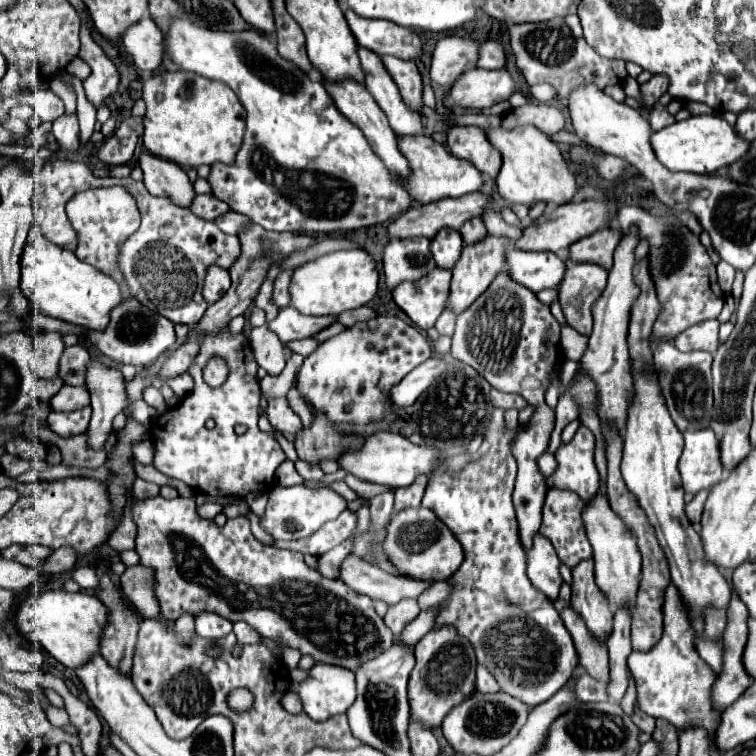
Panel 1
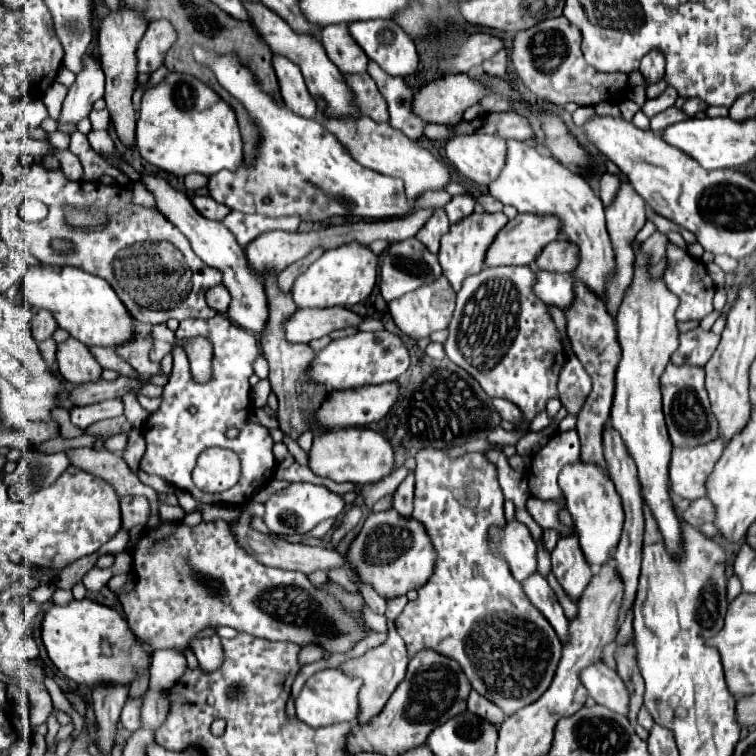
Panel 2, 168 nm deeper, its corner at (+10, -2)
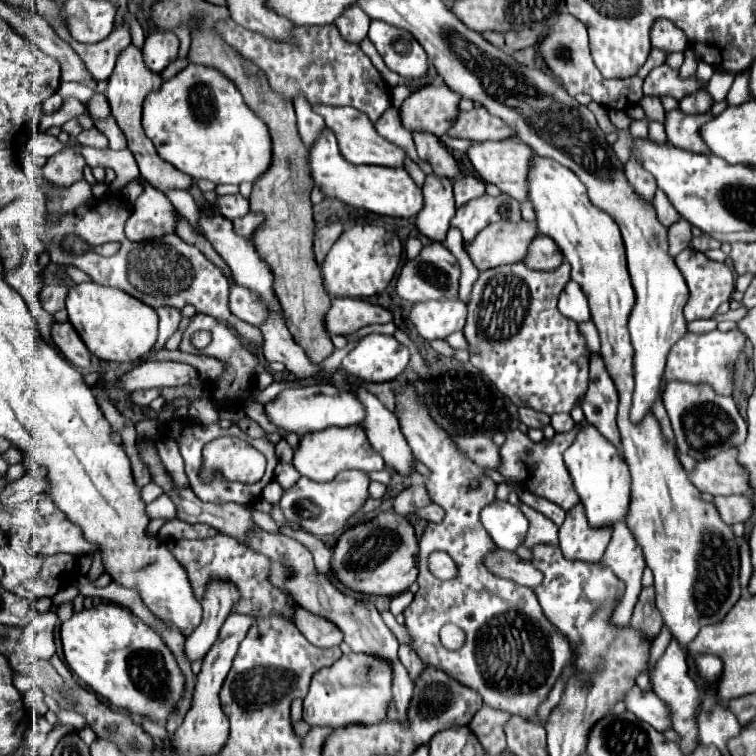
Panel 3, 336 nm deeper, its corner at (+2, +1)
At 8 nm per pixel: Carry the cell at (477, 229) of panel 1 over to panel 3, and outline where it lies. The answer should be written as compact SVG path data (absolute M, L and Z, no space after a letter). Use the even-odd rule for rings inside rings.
M472 175L460 177L454 181L454 197L456 197L456 205L464 205L470 199L476 199L478 195L484 193L484 181Z

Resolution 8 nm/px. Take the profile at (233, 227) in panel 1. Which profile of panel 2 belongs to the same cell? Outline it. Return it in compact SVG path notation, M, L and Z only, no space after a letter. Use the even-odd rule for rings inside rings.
M230 212L222 224L236 236L236 242L240 246L246 246L246 242L254 240L266 230L286 230L286 232L296 232L300 218L266 218L260 214L240 214L240 212Z

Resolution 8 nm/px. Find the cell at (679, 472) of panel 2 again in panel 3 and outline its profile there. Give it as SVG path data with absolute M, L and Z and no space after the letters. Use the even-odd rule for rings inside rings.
M738 449L724 451L714 459L696 463L694 473L690 475L692 483L710 495L744 495L748 489L748 473L738 463Z

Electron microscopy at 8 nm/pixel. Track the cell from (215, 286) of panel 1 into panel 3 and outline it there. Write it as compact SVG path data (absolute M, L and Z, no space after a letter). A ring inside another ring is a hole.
M238 285L232 287L232 291L230 291L230 311L238 319L242 319L254 327L260 327L268 319L266 315L270 313L268 305L262 303L262 299L256 291L252 291L248 287L238 287Z

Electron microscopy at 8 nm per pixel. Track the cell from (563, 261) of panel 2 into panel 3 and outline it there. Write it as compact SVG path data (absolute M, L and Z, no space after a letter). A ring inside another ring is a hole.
M536 235L528 247L526 257L522 259L522 263L530 269L540 269L540 271L552 271L554 267L558 267L558 263L562 263L562 253L558 251L556 243L546 237L546 235Z

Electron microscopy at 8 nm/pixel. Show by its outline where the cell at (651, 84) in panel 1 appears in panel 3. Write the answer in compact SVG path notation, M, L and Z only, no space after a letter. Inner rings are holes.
M656 19L650 29L650 39L652 39L652 47L656 49L662 47L662 51L666 53L686 51L688 47L686 35L670 19Z

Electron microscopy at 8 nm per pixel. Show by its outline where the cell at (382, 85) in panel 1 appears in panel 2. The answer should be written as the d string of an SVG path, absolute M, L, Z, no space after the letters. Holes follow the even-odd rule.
M346 24L322 28L322 44L326 54L338 70L342 70L342 74L366 74L370 60L348 34Z

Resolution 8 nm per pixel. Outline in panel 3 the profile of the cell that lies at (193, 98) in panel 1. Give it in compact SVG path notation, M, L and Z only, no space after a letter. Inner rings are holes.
M190 63L144 101L144 131L158 155L194 181L254 183L272 163L268 127L250 111L234 83L208 65Z

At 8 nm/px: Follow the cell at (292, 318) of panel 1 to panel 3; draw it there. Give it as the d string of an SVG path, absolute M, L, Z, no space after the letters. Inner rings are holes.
M332 299L332 307L326 315L328 333L352 335L370 323L388 323L392 313L380 305L366 303L362 299Z

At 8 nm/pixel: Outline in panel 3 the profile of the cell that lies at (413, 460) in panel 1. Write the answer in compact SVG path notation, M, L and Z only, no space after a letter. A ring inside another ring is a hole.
M358 425L350 427L326 427L322 431L314 431L300 439L298 449L294 451L292 465L296 471L312 481L330 481L338 471L344 469L360 469L360 471L382 471L384 459L370 447L366 433Z

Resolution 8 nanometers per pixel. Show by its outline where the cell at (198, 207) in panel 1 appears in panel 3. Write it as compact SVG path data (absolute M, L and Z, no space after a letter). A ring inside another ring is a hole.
M240 193L238 195L224 195L218 197L216 207L220 213L224 213L226 219L236 219L236 217L244 217L250 209L248 209L248 199L244 199Z

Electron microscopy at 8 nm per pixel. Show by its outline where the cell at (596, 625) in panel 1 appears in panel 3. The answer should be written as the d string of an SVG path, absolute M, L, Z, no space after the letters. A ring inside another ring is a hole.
M576 503L566 511L566 519L558 531L558 545L568 559L592 563L602 559L610 543L610 535L610 527L590 527L582 503Z

